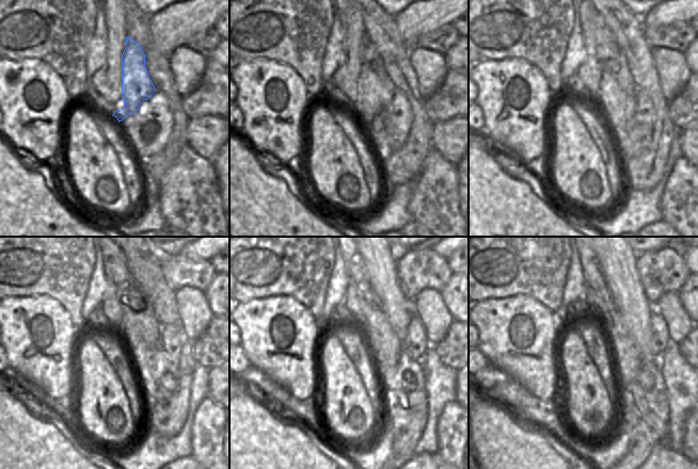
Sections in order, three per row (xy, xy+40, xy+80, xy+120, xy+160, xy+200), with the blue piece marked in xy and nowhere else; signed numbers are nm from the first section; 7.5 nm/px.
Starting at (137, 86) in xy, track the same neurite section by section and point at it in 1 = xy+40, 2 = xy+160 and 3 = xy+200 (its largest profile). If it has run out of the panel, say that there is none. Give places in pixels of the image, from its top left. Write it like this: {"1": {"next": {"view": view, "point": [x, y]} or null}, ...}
{"1": {"next": {"view": "xy+40", "point": [375, 91]}}, "2": {"next": {"view": "xy+160", "point": [406, 379]}}, "3": {"next": {"view": "xy+200", "point": [648, 389]}}}

